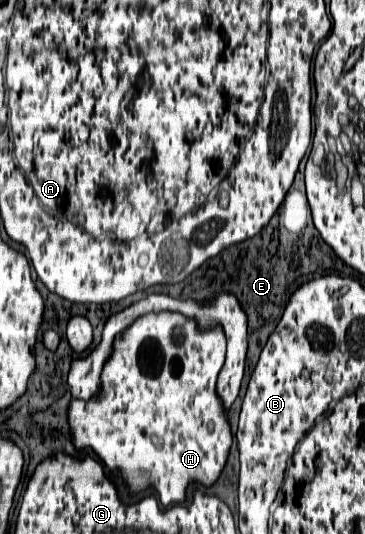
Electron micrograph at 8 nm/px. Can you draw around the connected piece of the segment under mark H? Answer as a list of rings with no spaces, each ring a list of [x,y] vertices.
[[[175,312],[145,314],[137,318],[137,322],[115,340],[113,356],[107,360],[101,374],[101,394],[89,402],[71,400],[69,426],[75,448],[91,448],[107,468],[121,472],[131,492],[153,486],[165,508],[183,502],[193,482],[211,486],[219,478],[231,448],[229,422],[216,393],[219,370],[224,361],[225,336],[221,328],[201,332],[193,320]]]

